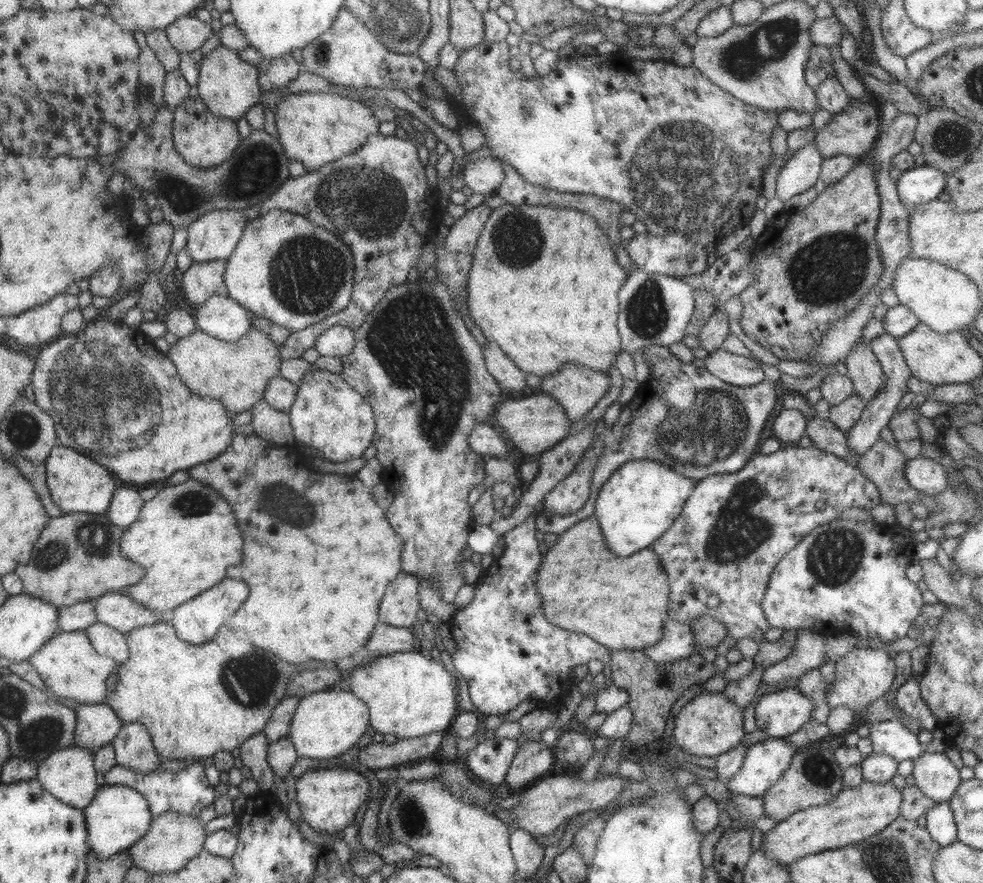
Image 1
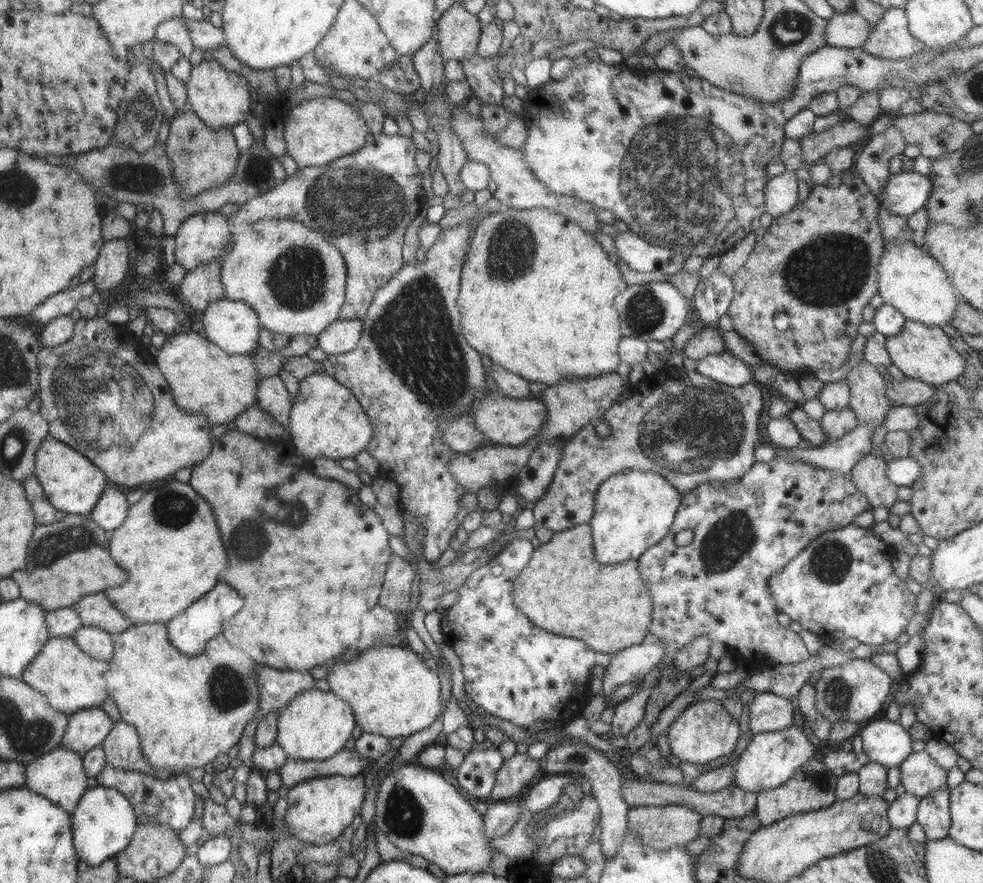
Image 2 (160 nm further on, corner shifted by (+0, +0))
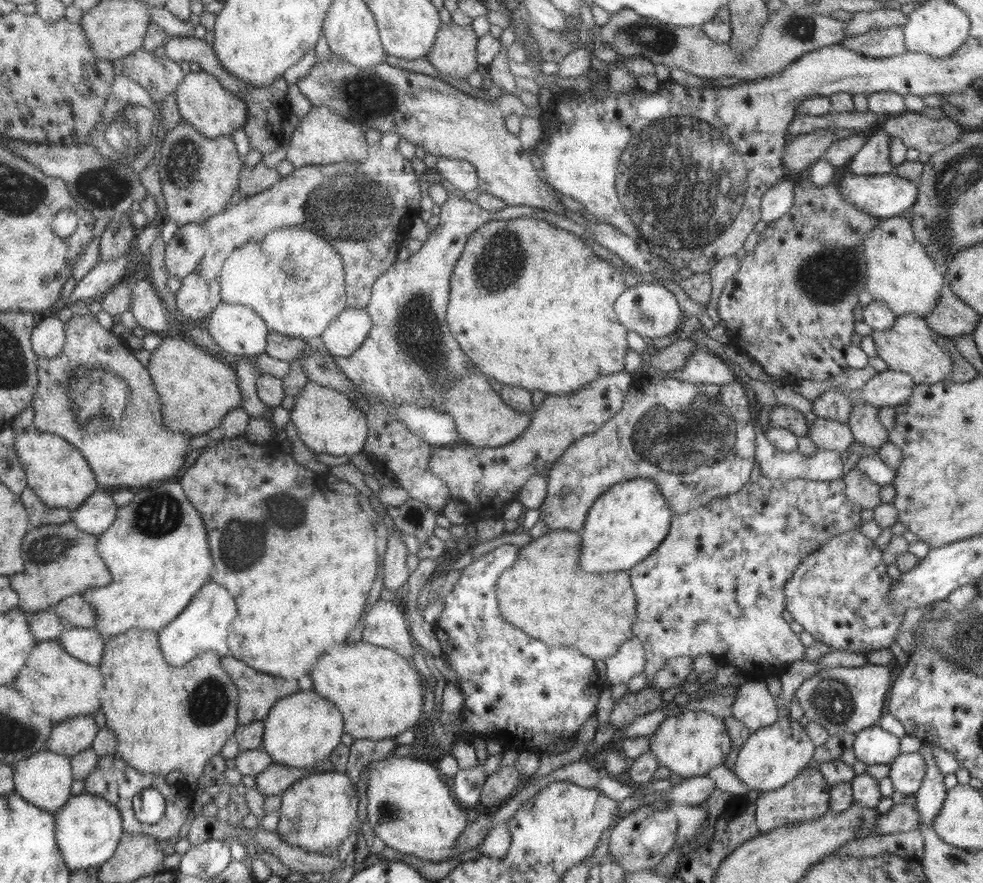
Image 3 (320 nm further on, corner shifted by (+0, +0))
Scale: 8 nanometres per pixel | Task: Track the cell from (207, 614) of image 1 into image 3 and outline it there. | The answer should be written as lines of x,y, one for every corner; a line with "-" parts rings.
207,582
203,588
200,588
195,598
187,604
186,610
158,633
164,661
174,667
181,667
186,663
191,663
196,656
208,652
214,652
218,657
224,658
228,654
226,636
229,634
231,620
234,620
234,616
236,616
236,602
230,598
230,592
214,582

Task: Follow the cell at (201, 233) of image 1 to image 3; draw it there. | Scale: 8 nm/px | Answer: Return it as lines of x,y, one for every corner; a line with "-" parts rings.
205,222
180,226
165,246
164,268
168,276
181,280
195,272
208,246
209,234

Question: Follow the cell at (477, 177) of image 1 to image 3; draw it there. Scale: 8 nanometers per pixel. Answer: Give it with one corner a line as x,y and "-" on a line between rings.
438,158
436,163
438,173
442,179
447,180
454,188
462,192
470,192
478,187
478,173
470,162
452,158

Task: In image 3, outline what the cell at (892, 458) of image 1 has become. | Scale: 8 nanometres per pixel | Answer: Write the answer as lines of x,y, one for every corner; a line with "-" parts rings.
855,466
842,478
845,482
845,495
862,509
873,509
878,506
882,486
872,482

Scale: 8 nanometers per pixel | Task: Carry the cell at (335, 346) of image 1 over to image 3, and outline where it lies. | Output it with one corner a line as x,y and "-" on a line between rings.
347,307
320,339
333,357
347,357
362,346
372,327
366,309

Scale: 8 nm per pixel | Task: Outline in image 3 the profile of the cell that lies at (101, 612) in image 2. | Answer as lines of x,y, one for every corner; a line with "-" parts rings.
72,595
67,599
61,600
58,604
55,604
54,608
55,613
62,620
63,628
85,628
92,629
95,628
96,624
96,615
95,608
91,607
91,604
88,604
86,600
83,599
82,595

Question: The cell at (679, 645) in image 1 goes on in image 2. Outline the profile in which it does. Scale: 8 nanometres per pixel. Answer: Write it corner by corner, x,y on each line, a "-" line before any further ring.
649,632
642,643
614,653
602,676
605,700
611,700
618,686
642,679
666,656
663,642

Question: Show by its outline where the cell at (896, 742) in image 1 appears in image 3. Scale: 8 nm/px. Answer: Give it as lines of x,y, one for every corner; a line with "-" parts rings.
880,725
865,728
855,734
851,746
855,760
866,765
887,767
900,753
900,738
882,729

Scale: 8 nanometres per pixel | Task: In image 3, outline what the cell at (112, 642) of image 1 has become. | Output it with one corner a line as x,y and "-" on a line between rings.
66,628
57,639
68,655
92,666
103,662
106,640
95,629

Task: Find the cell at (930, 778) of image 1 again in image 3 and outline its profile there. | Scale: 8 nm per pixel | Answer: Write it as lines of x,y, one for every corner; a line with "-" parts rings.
918,751
900,753
883,773
889,775
894,791
914,796
925,775
925,762

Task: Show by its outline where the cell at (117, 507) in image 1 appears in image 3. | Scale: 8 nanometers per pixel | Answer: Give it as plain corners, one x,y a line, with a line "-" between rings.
96,491
83,505
75,508
71,522
84,533
100,535
106,532
116,520
118,506
108,492

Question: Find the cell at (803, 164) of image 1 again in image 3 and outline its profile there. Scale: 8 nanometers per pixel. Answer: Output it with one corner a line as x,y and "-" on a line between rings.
785,178
761,196
761,220
774,222
792,208
795,184

